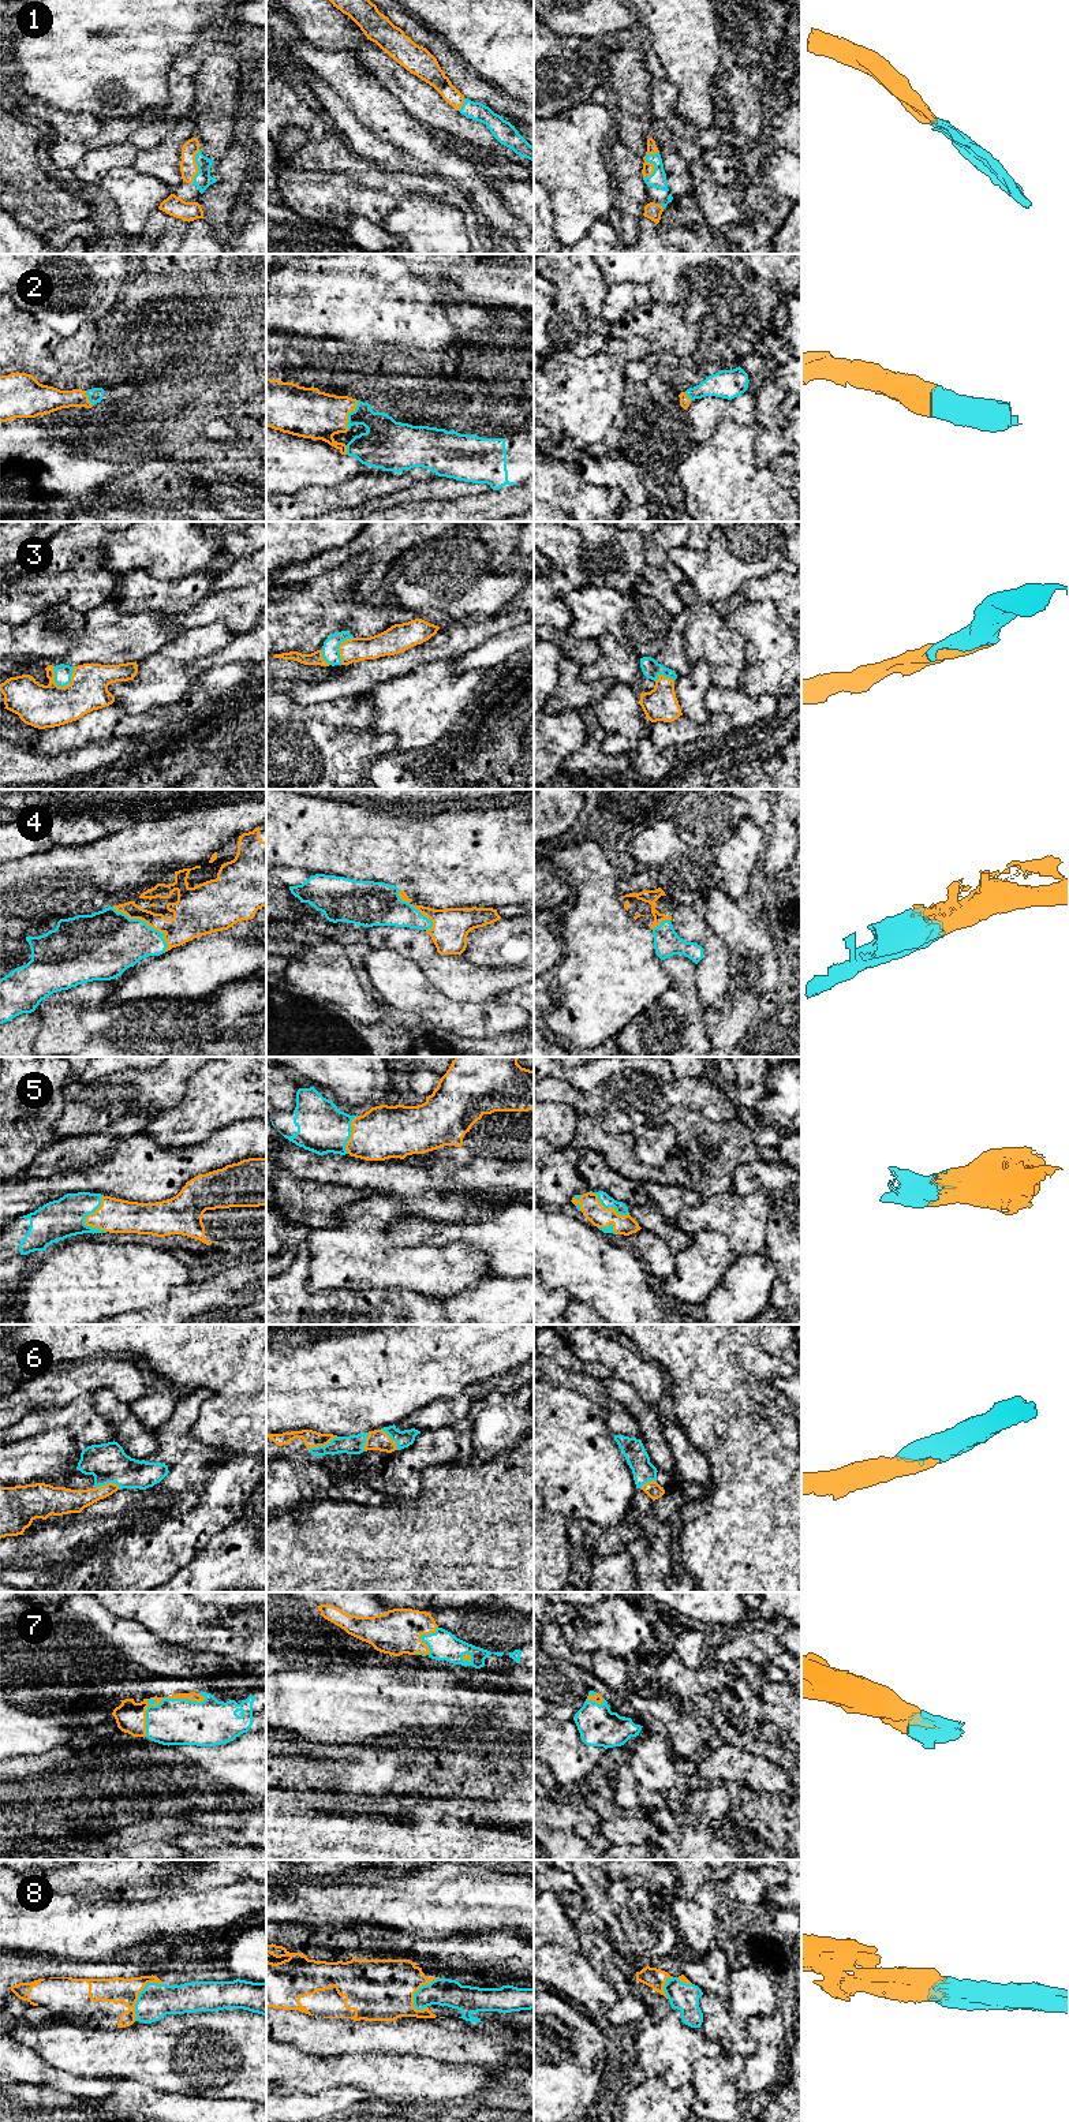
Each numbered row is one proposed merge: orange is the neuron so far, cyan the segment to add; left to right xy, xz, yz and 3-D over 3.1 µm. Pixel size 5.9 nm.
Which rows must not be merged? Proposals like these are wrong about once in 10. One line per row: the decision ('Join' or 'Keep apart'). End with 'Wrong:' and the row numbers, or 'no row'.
1: Join
2: Join
3: Join
4: Join
5: Join
6: Join
7: Join
8: Join
Wrong: no row

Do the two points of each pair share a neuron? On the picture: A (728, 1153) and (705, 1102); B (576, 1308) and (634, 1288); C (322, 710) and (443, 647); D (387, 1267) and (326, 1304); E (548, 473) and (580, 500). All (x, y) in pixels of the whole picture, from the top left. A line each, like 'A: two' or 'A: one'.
A: two
B: two
C: two
D: two
E: one

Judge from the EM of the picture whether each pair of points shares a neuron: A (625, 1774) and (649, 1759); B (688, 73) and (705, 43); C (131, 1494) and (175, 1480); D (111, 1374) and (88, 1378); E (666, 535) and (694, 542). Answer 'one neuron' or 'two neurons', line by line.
A: two neurons
B: one neuron
C: two neurons
D: one neuron
E: two neurons

